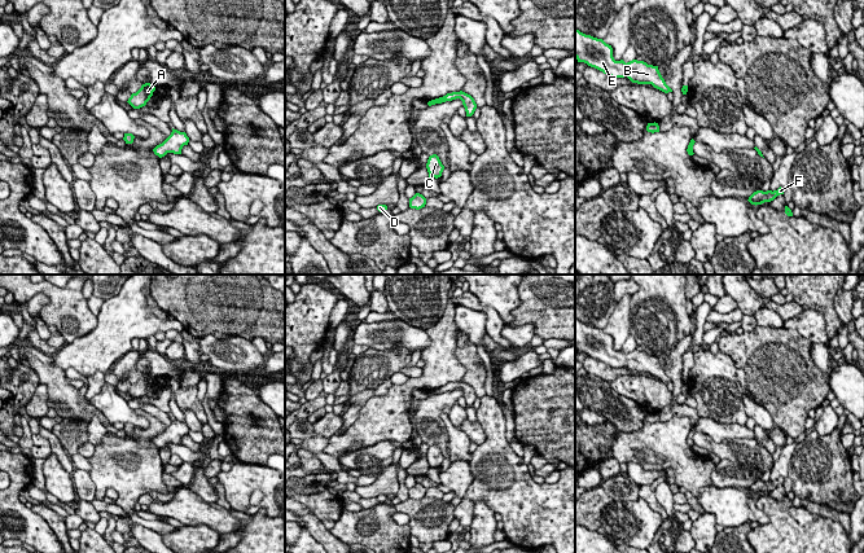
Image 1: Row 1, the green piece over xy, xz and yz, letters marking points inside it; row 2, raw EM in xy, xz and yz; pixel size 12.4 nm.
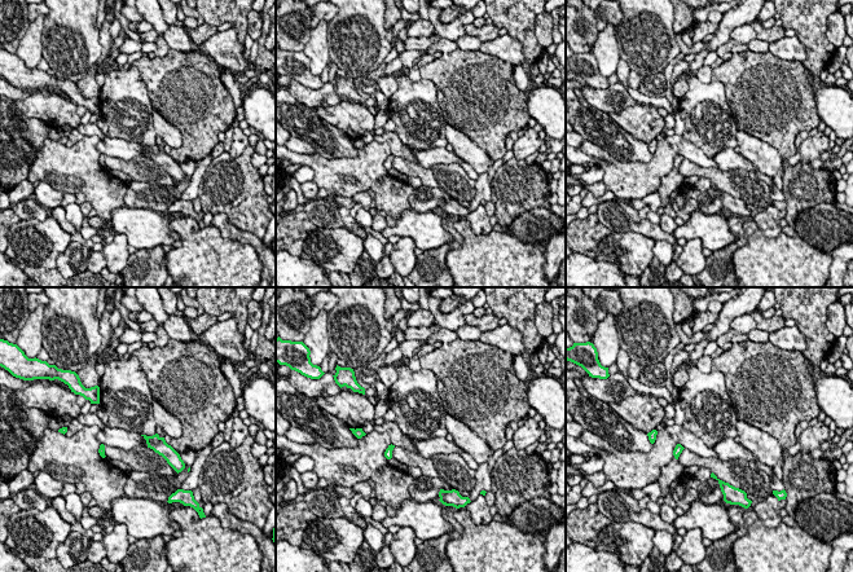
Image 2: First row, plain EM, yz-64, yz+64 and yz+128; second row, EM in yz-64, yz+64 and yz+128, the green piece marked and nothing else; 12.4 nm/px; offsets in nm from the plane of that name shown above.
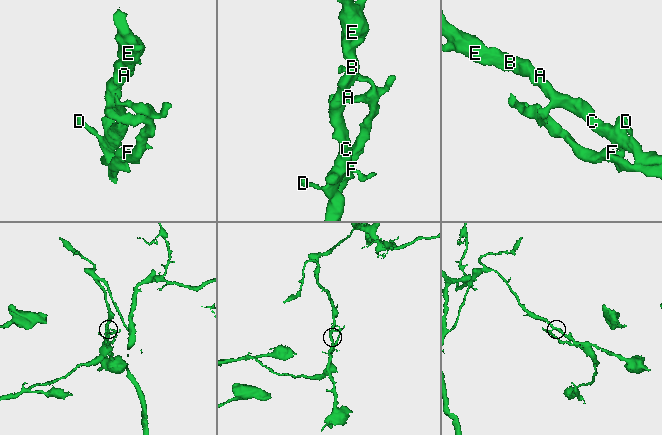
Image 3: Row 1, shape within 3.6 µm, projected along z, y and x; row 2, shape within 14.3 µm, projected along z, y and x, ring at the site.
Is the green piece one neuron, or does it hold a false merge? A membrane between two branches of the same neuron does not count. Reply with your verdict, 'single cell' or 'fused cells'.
fused cells

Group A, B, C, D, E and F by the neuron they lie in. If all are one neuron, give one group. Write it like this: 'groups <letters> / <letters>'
groups A B C D E / F

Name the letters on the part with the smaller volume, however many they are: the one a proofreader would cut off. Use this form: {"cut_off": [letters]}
{"cut_off": ["F"]}

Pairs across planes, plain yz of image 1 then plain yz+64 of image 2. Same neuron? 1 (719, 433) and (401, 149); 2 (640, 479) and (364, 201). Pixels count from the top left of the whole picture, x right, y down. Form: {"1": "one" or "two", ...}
{"1": "two", "2": "one"}

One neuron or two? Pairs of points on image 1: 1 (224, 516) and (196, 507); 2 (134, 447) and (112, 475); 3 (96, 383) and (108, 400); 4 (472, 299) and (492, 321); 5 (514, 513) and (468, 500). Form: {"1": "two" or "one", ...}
{"1": "one", "2": "one", "3": "two", "4": "one", "5": "one"}

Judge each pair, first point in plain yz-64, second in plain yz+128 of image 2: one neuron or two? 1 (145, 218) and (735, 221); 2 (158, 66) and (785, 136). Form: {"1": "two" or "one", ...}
{"1": "two", "2": "one"}

